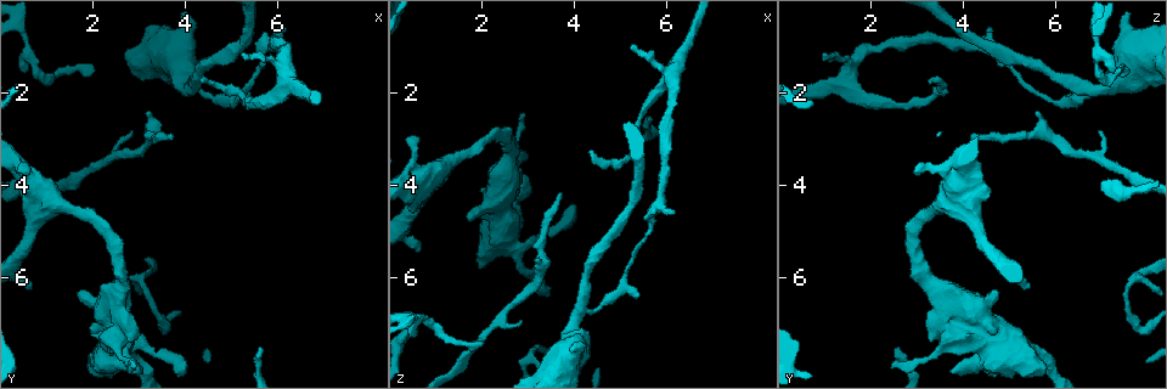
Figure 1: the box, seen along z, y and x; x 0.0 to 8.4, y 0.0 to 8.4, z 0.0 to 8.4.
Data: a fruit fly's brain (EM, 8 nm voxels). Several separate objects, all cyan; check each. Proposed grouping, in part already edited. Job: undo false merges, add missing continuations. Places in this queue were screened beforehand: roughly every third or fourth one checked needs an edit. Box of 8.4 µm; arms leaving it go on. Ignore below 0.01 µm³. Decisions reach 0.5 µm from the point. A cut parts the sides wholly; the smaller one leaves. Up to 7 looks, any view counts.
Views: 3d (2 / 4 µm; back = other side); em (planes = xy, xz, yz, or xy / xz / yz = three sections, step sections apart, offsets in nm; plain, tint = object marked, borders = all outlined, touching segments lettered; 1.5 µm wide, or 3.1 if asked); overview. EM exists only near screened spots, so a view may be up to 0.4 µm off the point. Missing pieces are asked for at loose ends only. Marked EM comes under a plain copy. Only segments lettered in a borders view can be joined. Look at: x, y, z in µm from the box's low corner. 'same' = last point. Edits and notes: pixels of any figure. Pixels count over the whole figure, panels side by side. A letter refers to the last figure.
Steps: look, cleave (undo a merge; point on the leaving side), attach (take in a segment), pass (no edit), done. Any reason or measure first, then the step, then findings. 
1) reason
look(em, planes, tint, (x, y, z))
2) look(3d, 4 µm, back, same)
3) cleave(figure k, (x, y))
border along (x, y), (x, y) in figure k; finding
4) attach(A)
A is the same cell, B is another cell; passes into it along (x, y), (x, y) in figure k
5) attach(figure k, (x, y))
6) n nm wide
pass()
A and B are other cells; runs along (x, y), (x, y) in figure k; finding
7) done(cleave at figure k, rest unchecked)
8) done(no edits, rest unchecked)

free end
look(3d, 2 µm, (3.70, 3.05, 4.20))

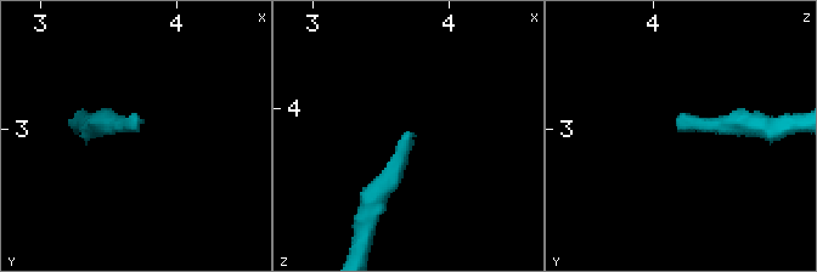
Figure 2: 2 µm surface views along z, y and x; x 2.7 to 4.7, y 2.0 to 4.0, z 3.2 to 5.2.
now the EM
look(em, planes, borders, (3.74, 3.00, 4.22))

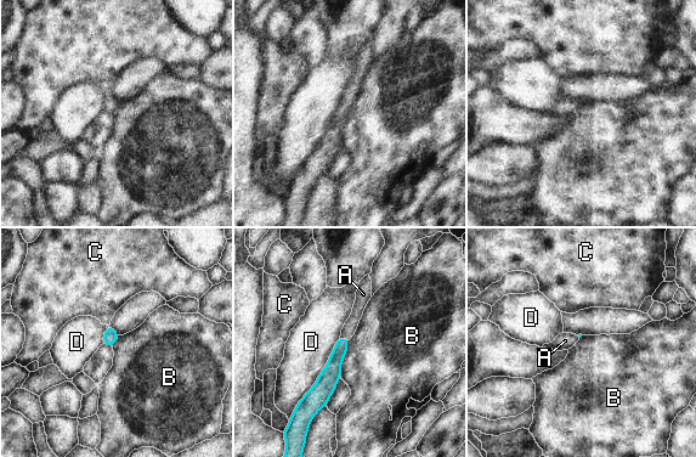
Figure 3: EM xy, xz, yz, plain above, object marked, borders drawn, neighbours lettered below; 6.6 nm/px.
attach(A)
A is the same cell, B, C and D are other cells; passes into it along (332, 372), (345, 338), (351, 325) in figure 3; it goes on there

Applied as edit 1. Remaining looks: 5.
redraw
look(overview)

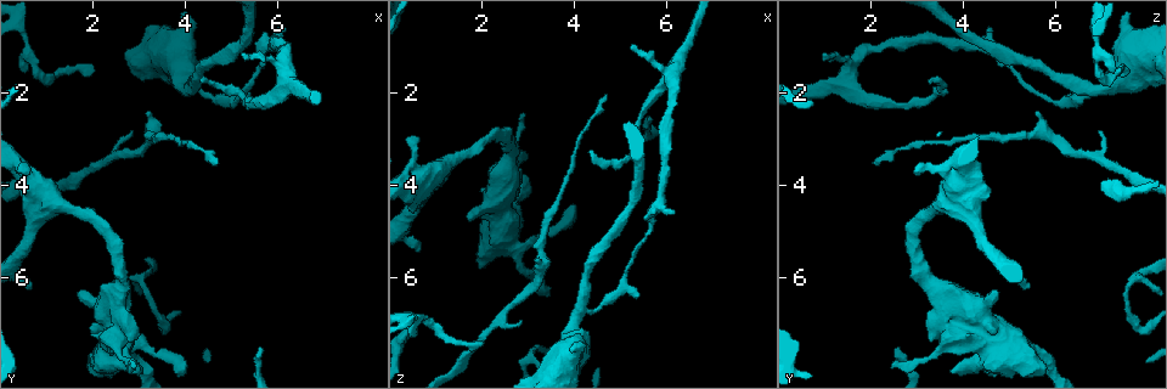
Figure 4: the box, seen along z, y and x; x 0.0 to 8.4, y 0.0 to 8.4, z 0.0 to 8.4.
tapers out
look(em, planes, borders, (5.40, 2.00, 6.40))

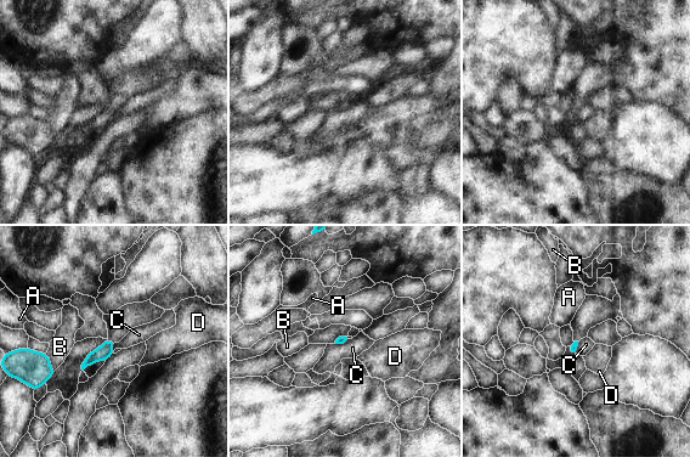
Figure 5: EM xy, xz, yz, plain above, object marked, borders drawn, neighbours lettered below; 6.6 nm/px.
pass()
A, B, C and D are other cells; border along (580, 342), (577, 354) in figure 5; none of them fits

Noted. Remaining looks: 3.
tapers out
look(3d, 2 µm, (2.85, 8.00, 2.40))

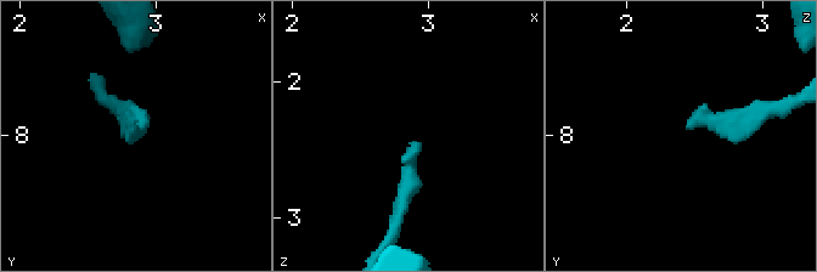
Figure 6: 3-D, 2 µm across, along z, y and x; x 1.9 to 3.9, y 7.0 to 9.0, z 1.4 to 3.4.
need the tissue
look(em, planes, borders, (2.92, 7.92, 2.42))

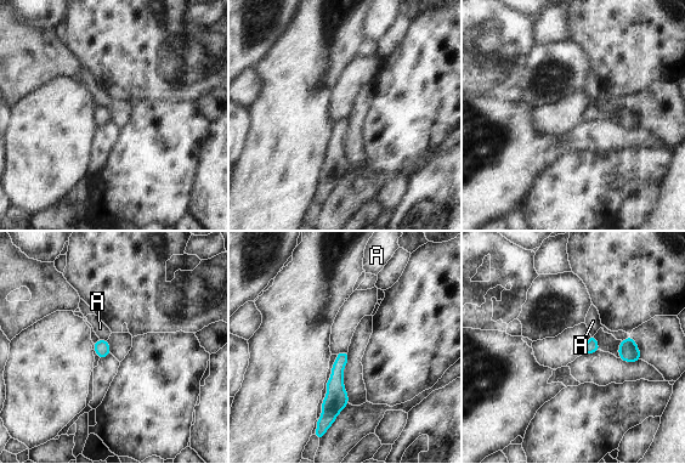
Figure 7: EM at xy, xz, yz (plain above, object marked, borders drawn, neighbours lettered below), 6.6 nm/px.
80 nm wide
pass()
A is another cell; border along (629, 334), (621, 340) in figure 7; no lettered segment goes on from it

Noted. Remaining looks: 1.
done(attach at figure 3, rest unchecked)

